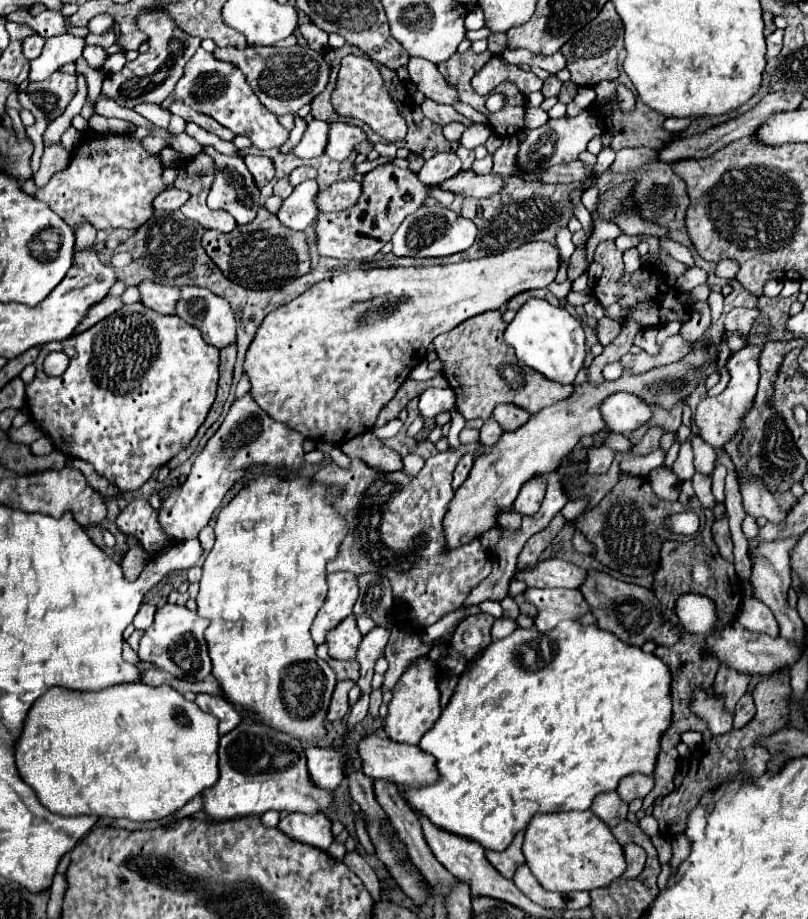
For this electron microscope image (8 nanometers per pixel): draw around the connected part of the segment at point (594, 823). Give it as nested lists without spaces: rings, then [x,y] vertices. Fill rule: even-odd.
[[[590,810],[536,814],[526,828],[522,852],[532,874],[550,892],[566,894],[606,888],[626,870],[622,846],[614,840],[610,828]]]

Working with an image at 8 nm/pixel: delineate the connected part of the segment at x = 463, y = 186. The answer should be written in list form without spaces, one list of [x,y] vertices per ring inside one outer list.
[[[462,170],[456,176],[444,180],[438,184],[440,190],[458,194],[458,196],[470,196],[470,198],[492,198],[494,194],[502,192],[506,186],[504,178],[498,174],[476,174],[474,170]]]

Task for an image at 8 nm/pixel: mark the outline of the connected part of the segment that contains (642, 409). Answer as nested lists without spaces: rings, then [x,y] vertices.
[[[618,392],[608,396],[600,404],[602,416],[610,432],[616,434],[630,434],[632,430],[638,430],[640,426],[648,424],[652,418],[652,410],[638,400],[634,394]]]

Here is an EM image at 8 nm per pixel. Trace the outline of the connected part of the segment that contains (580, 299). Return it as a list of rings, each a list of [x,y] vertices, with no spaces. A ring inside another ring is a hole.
[[[589,288],[580,292],[571,291],[566,296],[567,302],[574,307],[586,304],[591,300],[591,298],[592,298],[592,291]]]

